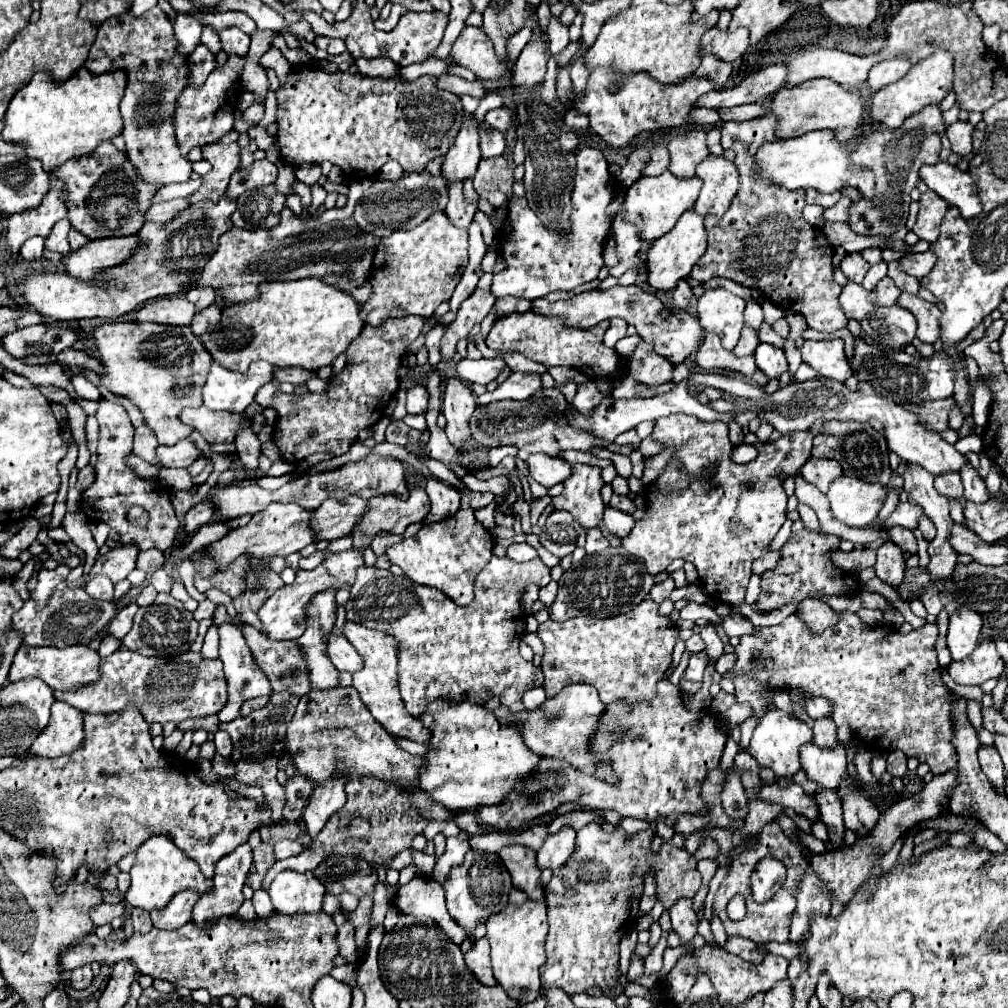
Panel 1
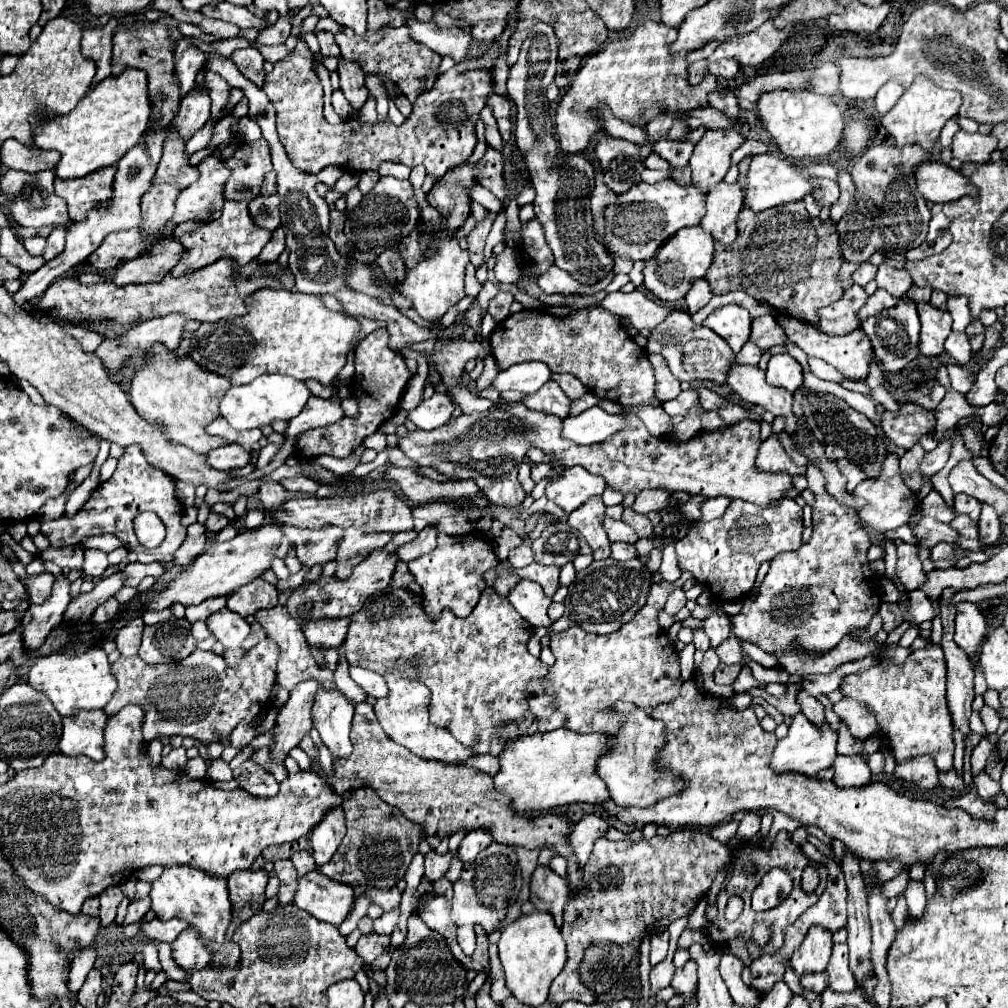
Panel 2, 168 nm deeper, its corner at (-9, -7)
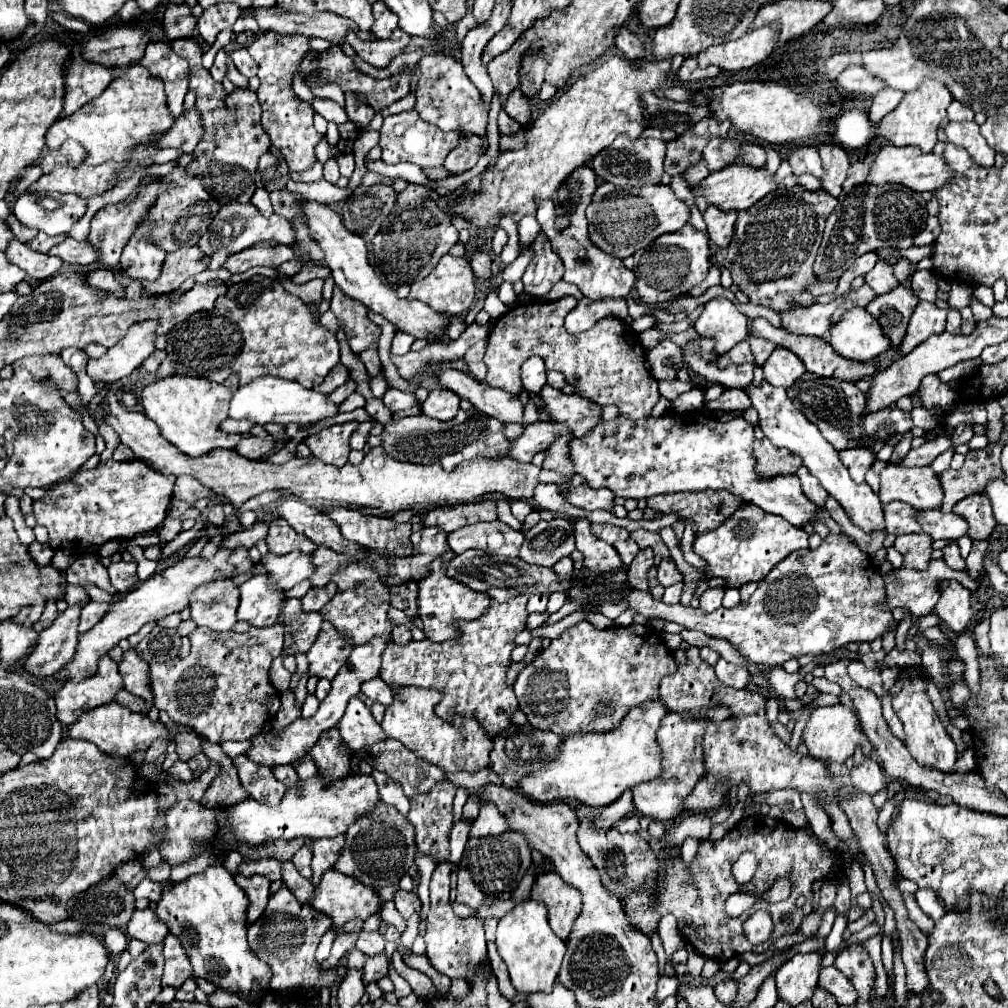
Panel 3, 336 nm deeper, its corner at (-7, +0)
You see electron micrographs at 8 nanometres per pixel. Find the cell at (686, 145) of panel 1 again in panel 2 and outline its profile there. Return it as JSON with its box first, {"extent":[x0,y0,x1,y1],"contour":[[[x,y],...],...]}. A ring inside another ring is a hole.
{"extent":[690,130,746,192],"contour":[[[708,130],[702,140],[696,144],[690,168],[692,168],[692,184],[706,192],[716,186],[728,172],[732,164],[732,152],[744,142],[746,138],[734,130]]]}

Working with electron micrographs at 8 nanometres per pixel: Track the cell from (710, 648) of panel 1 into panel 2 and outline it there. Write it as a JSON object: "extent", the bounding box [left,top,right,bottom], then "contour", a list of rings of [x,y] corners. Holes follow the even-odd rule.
{"extent":[704,612,728,646],"contour":[[[722,612],[710,614],[710,616],[704,620],[704,630],[706,630],[706,634],[712,638],[714,646],[718,646],[718,642],[726,640],[726,630],[728,630],[726,614],[722,614]]]}

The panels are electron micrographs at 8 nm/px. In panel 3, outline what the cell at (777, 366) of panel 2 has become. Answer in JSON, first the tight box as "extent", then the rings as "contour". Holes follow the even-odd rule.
{"extent":[764,347,806,387],"contour":[[[776,347],[764,363],[764,377],[774,387],[790,387],[804,371],[806,367],[802,365],[802,361],[784,347]]]}

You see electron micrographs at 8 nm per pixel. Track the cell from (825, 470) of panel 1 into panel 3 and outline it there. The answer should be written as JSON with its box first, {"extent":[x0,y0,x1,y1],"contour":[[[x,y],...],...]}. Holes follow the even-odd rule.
{"extent":[840,447,874,483],"contour":[[[860,447],[860,449],[846,449],[846,451],[840,451],[840,459],[842,463],[848,467],[850,471],[850,477],[856,481],[856,483],[862,483],[864,481],[864,473],[868,471],[868,467],[874,463],[874,453],[866,447]]]}

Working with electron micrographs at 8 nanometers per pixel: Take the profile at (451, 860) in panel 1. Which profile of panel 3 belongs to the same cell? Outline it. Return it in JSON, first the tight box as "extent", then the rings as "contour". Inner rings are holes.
{"extent":[470,805,506,839],"contour":[[[482,805],[480,807],[480,815],[476,817],[476,821],[470,827],[470,839],[482,839],[488,835],[500,835],[506,831],[506,819],[502,817],[502,813],[492,805]]]}

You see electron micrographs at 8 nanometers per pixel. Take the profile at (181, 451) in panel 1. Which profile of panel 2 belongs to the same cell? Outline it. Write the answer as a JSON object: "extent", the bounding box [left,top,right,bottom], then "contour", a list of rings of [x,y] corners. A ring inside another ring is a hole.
{"extent":[208,444,252,470],"contour":[[[228,444],[222,448],[216,448],[208,454],[208,462],[216,468],[216,470],[234,470],[234,468],[244,468],[246,464],[250,464],[252,460],[252,452],[244,450],[238,444]]]}

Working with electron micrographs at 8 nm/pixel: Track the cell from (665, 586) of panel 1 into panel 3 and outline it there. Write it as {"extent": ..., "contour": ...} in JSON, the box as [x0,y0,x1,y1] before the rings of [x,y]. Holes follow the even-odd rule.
{"extent":[662,583,684,605],"contour":[[[676,583],[676,585],[670,585],[670,587],[666,587],[662,601],[664,601],[664,603],[670,603],[670,605],[674,605],[674,603],[680,603],[682,589],[684,589],[684,583]]]}

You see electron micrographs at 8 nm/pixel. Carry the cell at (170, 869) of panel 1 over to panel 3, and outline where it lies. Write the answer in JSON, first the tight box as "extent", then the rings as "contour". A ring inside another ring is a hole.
{"extent":[156,865,270,995],"contour":[[[210,865],[198,875],[164,887],[156,915],[168,925],[170,933],[182,941],[194,975],[204,977],[216,987],[238,989],[246,995],[252,987],[252,979],[258,979],[258,983],[268,983],[270,979],[270,967],[248,947],[246,907],[246,893],[234,883],[234,877],[222,865]]]}

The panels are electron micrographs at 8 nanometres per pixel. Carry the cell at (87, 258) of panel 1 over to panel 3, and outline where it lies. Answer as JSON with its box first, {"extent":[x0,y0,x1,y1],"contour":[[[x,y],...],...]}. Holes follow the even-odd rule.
{"extent":[144,247,206,293],"contour":[[[182,247],[174,253],[166,255],[162,265],[162,273],[154,283],[144,283],[144,289],[150,293],[170,293],[172,289],[180,287],[188,277],[206,269],[206,257],[198,247]]]}

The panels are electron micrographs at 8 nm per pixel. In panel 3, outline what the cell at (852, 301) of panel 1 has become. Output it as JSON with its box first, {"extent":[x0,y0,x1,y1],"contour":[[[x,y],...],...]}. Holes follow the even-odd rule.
{"extent":[782,295,844,337],"contour":[[[844,295],[834,299],[828,305],[814,303],[812,307],[800,307],[782,313],[782,323],[790,333],[798,335],[814,335],[824,337],[832,325],[832,313],[844,303]]]}

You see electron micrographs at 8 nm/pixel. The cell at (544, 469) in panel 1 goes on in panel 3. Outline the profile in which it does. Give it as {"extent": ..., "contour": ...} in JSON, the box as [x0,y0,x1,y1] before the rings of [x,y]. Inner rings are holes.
{"extent":[562,485,614,511],"contour":[[[578,485],[578,487],[570,487],[562,493],[564,501],[574,505],[574,507],[580,507],[580,509],[586,509],[586,511],[594,511],[594,509],[606,509],[606,511],[612,511],[614,507],[614,495],[610,489],[606,487],[600,487],[600,489],[592,489],[588,485]]]}

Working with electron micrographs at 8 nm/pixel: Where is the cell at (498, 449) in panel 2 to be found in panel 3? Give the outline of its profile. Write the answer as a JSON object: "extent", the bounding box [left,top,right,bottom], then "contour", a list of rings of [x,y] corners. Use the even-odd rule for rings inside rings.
{"extent":[382,409,510,469],"contour":[[[460,409],[458,415],[448,421],[430,419],[426,415],[404,417],[384,427],[382,439],[384,439],[386,453],[398,461],[410,461],[420,465],[440,463],[444,469],[454,469],[456,465],[462,465],[464,461],[478,459],[478,457],[502,459],[510,455],[508,453],[510,441],[504,435],[504,423],[474,409],[472,411]]]}

